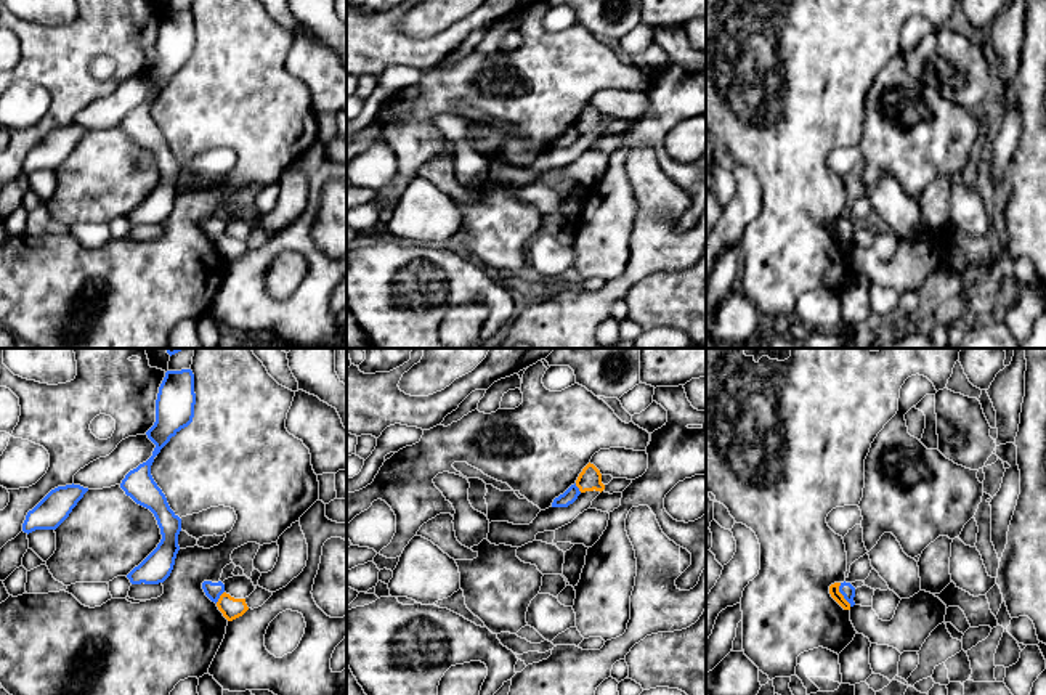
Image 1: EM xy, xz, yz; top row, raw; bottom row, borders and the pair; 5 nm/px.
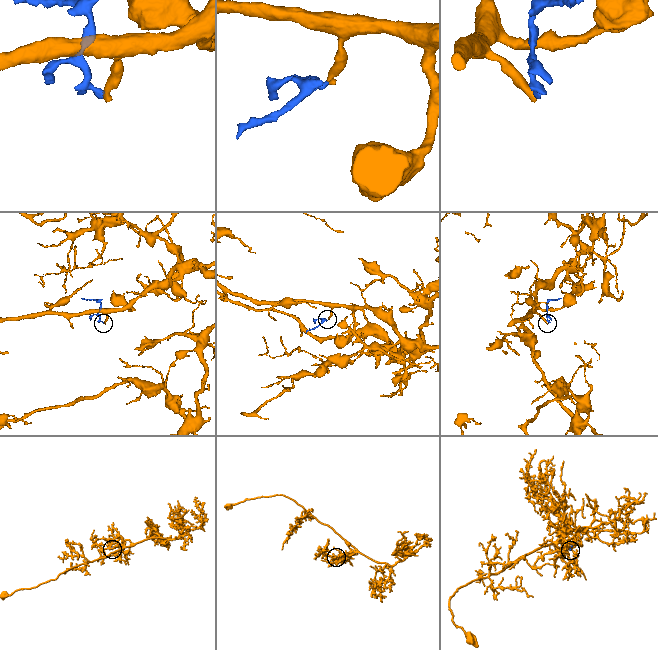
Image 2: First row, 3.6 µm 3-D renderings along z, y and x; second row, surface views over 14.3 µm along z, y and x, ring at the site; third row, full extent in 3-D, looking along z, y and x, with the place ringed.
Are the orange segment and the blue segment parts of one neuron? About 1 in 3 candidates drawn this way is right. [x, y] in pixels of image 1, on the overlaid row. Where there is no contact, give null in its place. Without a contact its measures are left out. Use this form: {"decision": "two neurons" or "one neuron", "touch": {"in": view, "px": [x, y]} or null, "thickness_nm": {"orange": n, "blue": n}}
{"decision": "two neurons", "touch": {"in": "yz", "px": [841, 594]}, "thickness_nm": {"orange": 50, "blue": 70}}

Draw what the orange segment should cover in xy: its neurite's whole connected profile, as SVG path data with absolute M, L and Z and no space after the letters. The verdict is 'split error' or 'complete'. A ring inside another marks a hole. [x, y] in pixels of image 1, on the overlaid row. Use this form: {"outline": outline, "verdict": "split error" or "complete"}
{"outline": "M226 592L220 595L217 607L228 621L242 616L249 610L245 599L234 599Z", "verdict": "complete"}

